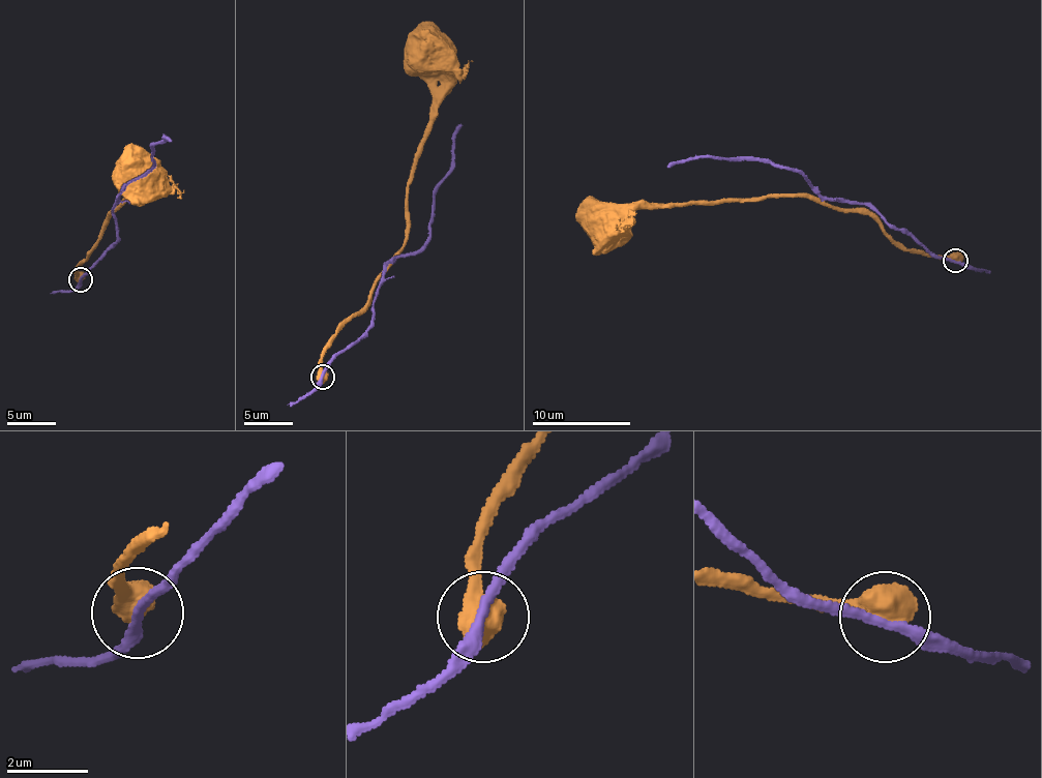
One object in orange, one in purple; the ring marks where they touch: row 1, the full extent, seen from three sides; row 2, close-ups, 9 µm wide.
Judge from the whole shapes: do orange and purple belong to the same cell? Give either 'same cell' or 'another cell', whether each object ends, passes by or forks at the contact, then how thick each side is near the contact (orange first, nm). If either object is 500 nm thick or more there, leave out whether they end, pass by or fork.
another cell; 750 nm thick on the orange side, 220 nm on the other

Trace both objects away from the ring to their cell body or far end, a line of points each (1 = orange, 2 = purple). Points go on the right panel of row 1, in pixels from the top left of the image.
1: (955, 260), (904, 251), (866, 212), (838, 211), (798, 197), (633, 205), (619, 223), (603, 225)
2: (955, 260), (936, 258), (866, 205), (828, 201), (794, 170), (768, 161), (712, 156), (680, 159), (666, 168)

